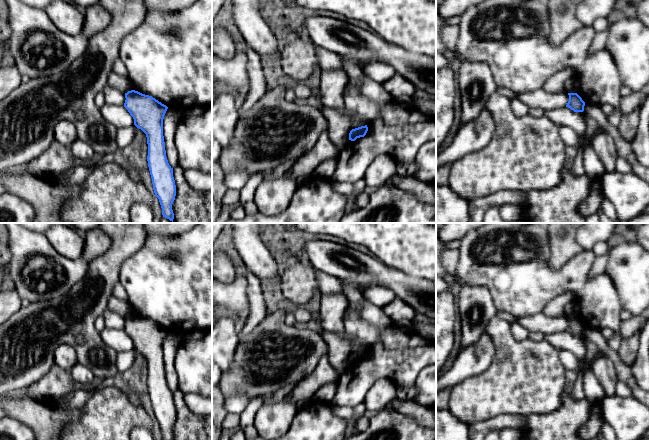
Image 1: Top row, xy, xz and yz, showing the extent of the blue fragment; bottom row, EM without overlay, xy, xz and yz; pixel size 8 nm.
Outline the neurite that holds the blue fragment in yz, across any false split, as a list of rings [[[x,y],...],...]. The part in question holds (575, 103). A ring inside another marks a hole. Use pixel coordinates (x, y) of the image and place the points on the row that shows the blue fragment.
[[[568,93],[568,95],[569,101],[566,107],[570,108],[574,112],[583,112],[585,102],[582,100],[582,98],[577,93]]]

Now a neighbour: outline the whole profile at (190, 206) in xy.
[[[180,166],[173,169],[173,177],[176,185],[173,223],[212,223],[212,191],[193,189]]]

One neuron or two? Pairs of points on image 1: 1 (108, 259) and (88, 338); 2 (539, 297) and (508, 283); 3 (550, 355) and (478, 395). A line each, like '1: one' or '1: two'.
1: one
2: one
3: one

